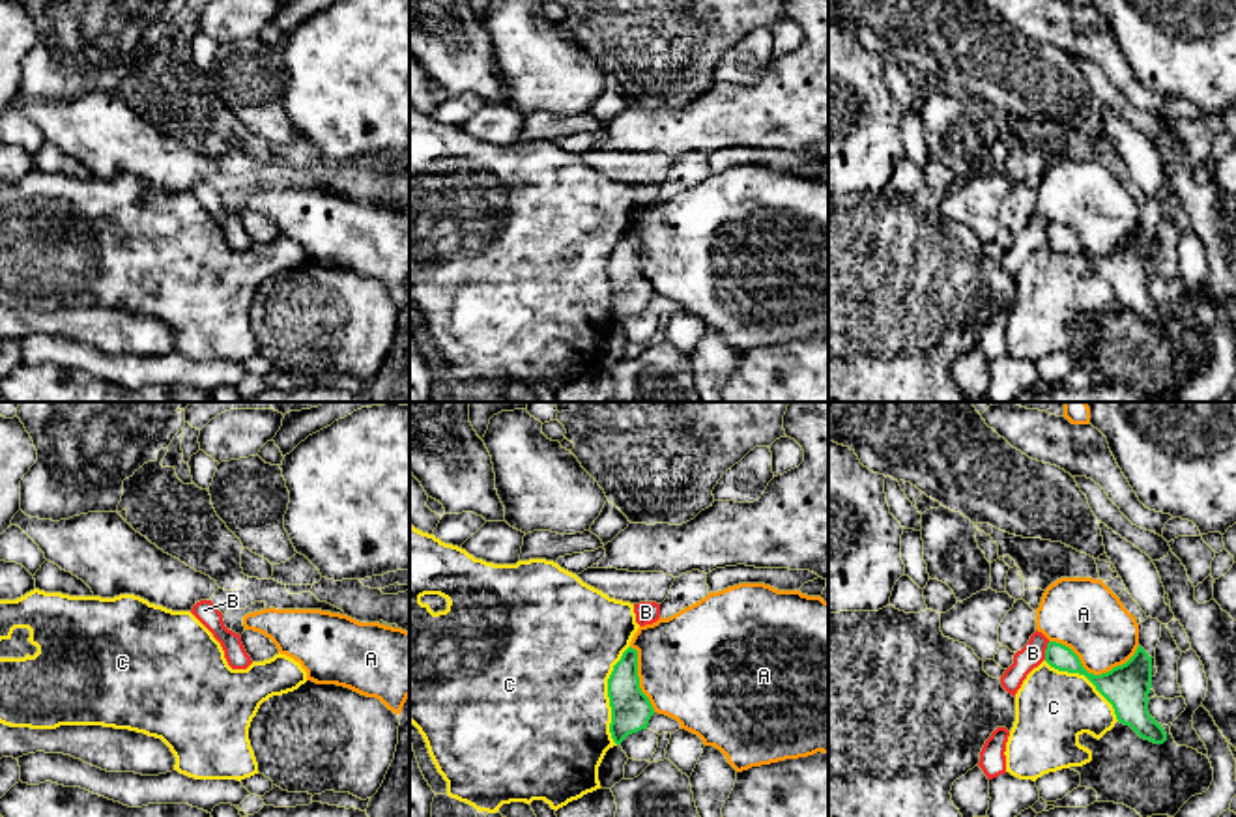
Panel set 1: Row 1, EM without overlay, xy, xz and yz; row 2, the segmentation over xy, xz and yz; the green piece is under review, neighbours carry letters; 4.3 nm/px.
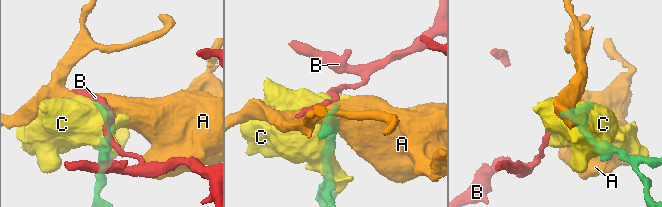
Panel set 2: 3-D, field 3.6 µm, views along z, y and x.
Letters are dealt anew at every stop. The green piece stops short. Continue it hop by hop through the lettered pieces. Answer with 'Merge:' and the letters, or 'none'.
Merge: none

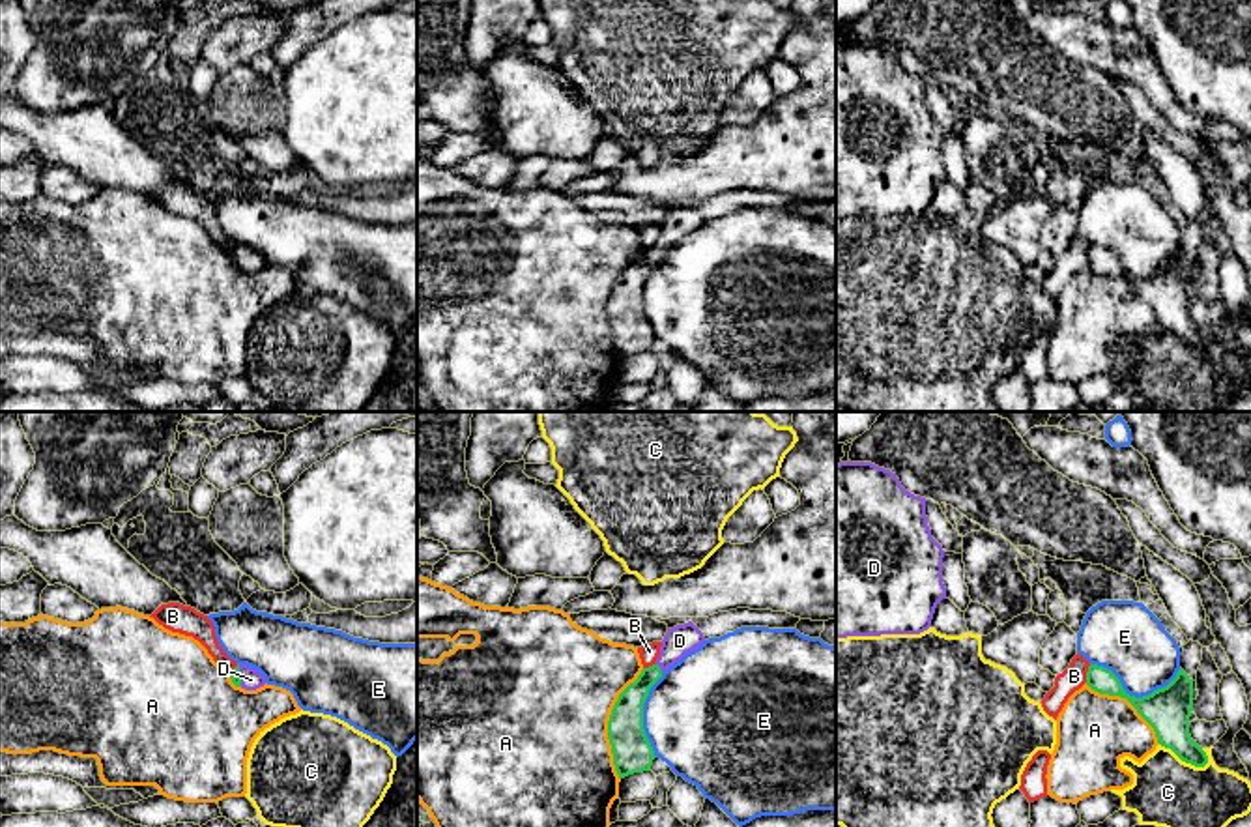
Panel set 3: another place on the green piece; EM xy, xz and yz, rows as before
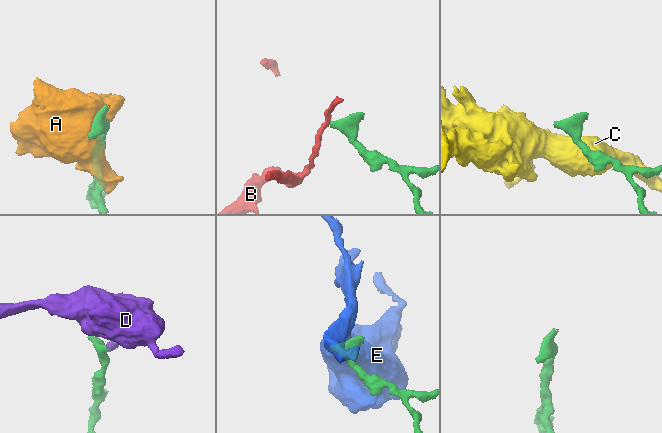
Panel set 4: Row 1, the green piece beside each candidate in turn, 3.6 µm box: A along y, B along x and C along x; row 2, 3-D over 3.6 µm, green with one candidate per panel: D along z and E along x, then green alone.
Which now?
Merge: D

